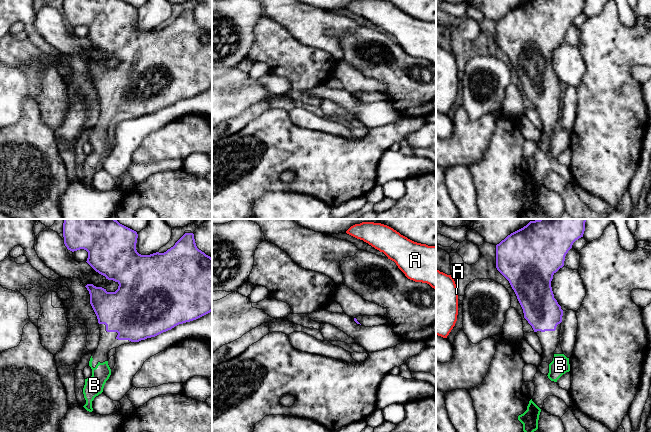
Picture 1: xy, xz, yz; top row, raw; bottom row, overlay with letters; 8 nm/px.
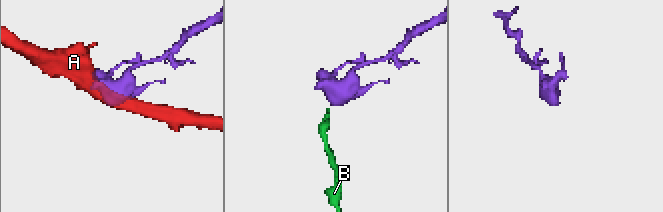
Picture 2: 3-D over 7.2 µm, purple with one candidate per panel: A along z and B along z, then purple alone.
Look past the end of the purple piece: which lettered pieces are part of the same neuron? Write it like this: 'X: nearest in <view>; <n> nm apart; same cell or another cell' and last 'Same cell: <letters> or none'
A: nearest in yz; 360 nm apart; another cell
B: nearest in yz; 190 nm apart; same cell
Same cell: B

